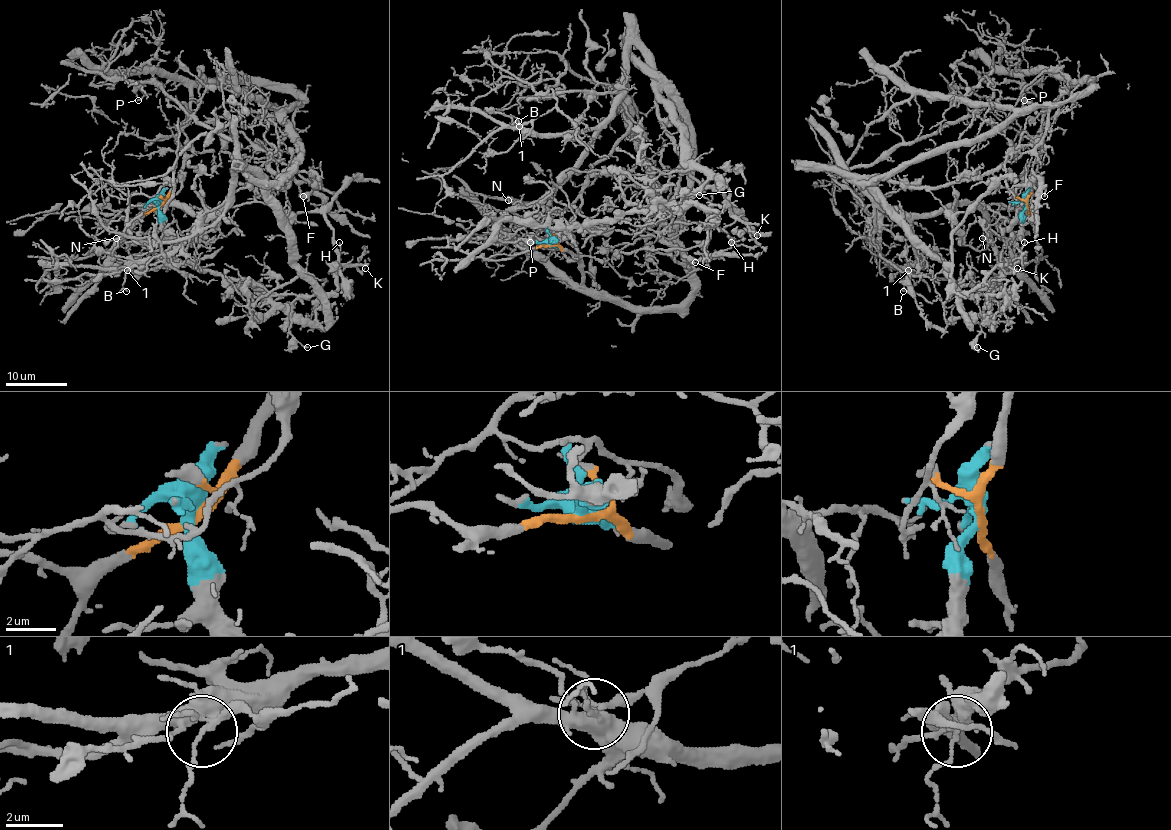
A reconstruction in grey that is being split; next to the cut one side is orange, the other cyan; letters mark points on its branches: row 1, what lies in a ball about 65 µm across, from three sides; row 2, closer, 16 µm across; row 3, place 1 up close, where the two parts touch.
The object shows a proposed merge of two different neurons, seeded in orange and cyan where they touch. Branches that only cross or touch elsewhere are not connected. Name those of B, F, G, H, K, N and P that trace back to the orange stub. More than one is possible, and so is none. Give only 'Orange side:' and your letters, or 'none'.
Orange side: none

